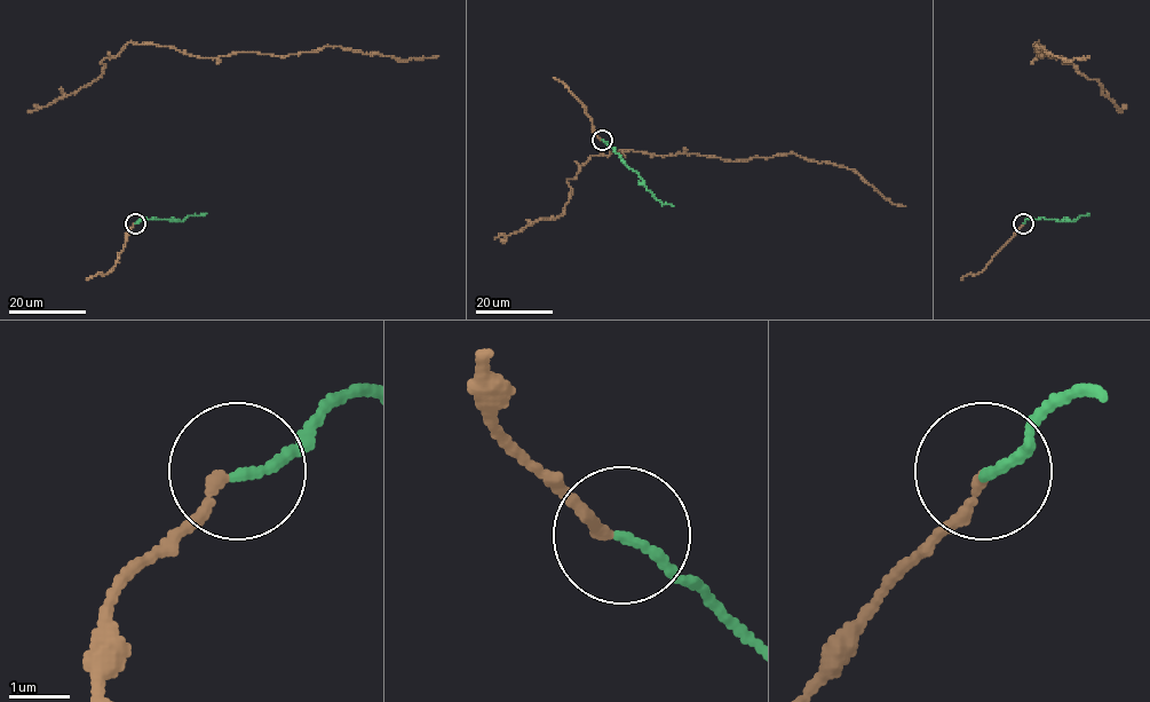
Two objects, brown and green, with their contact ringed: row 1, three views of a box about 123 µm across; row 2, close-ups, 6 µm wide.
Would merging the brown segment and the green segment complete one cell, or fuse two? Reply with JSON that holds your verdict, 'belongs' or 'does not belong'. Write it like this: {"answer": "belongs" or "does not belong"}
{"answer": "belongs"}

